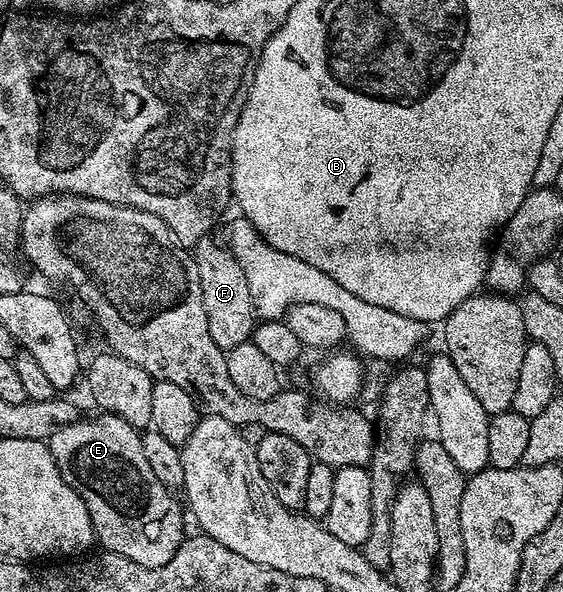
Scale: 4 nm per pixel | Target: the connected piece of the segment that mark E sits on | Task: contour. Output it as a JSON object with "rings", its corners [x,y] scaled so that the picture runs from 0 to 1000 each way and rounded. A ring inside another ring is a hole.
{"rings":[[[190,698],[172,699],[172,708],[158,715],[137,711],[105,721],[94,728],[82,745],[117,819],[153,846],[153,860],[160,867],[163,882],[163,902],[172,919],[188,931],[201,931],[231,948],[238,948],[254,958],[286,958],[309,941],[309,934],[327,916],[329,858],[321,845],[311,843],[307,831],[266,792],[266,779],[259,779],[259,764],[252,760],[250,730],[231,720],[217,704]]]}

